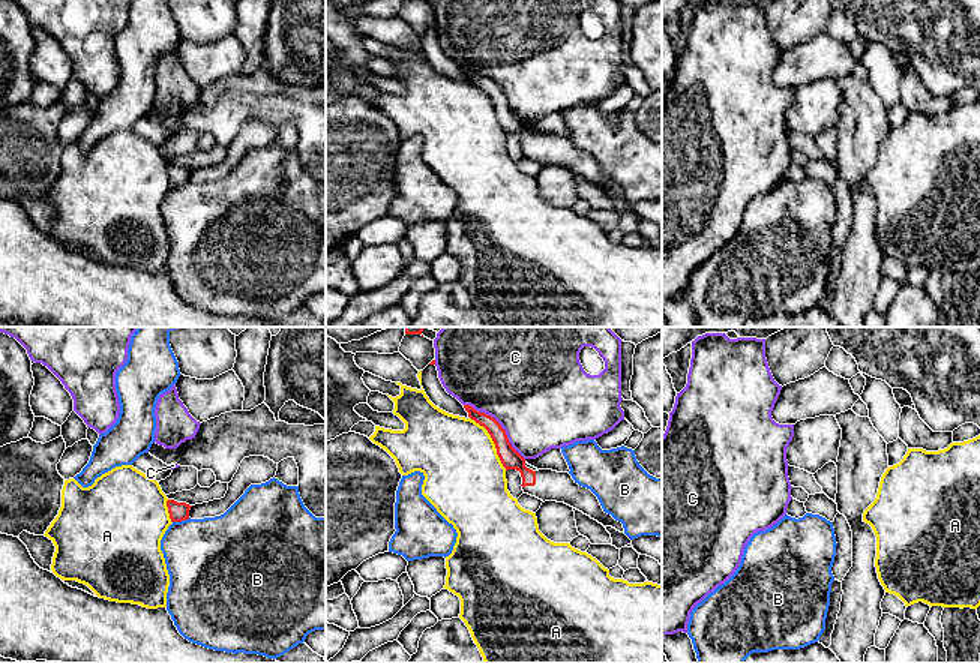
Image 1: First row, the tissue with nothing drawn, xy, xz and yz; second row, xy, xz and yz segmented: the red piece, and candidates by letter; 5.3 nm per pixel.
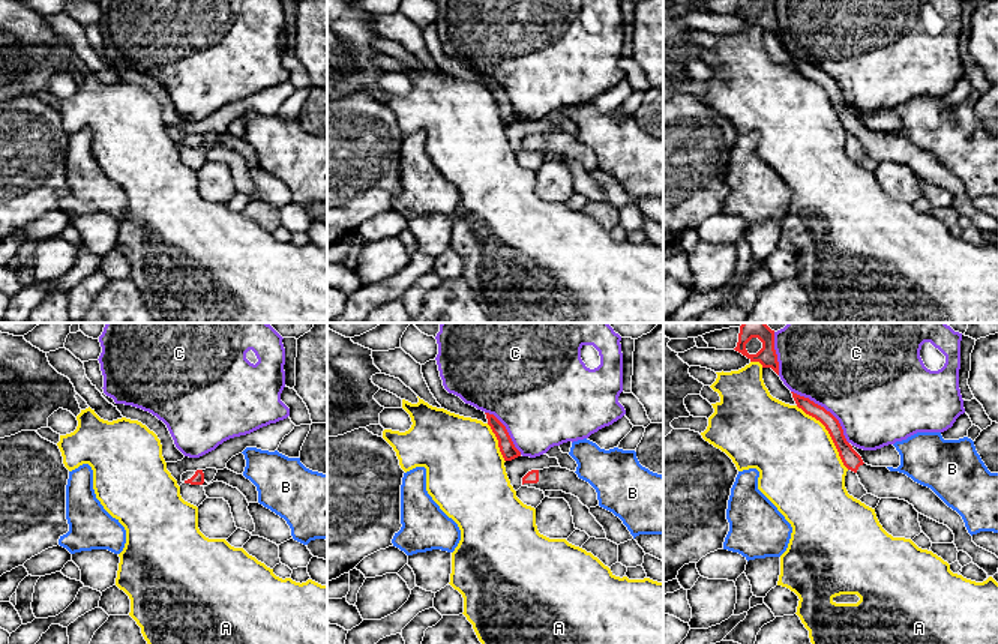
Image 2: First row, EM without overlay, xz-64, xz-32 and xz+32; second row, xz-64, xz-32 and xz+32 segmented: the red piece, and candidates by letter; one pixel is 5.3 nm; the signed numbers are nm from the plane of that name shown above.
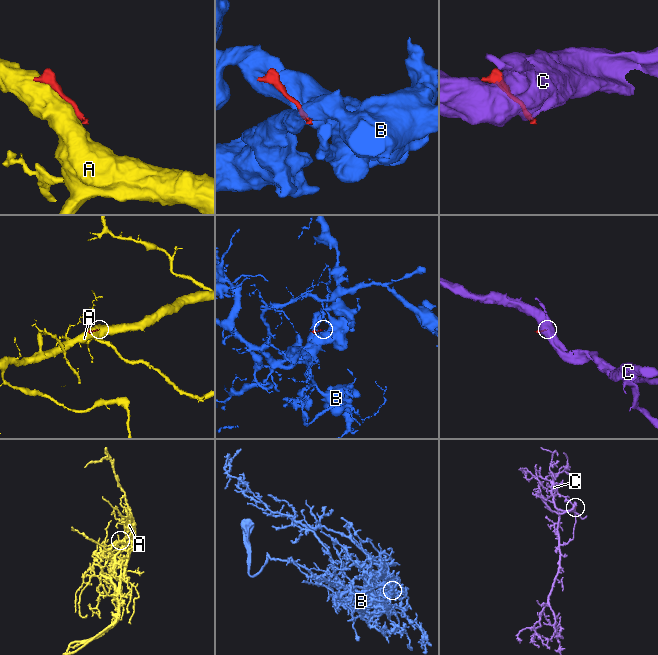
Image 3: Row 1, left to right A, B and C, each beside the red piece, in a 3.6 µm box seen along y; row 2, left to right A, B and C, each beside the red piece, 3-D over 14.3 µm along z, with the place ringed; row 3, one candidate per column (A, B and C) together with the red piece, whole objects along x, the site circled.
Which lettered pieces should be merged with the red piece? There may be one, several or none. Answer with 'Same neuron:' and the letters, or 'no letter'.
Same neuron: no letter

